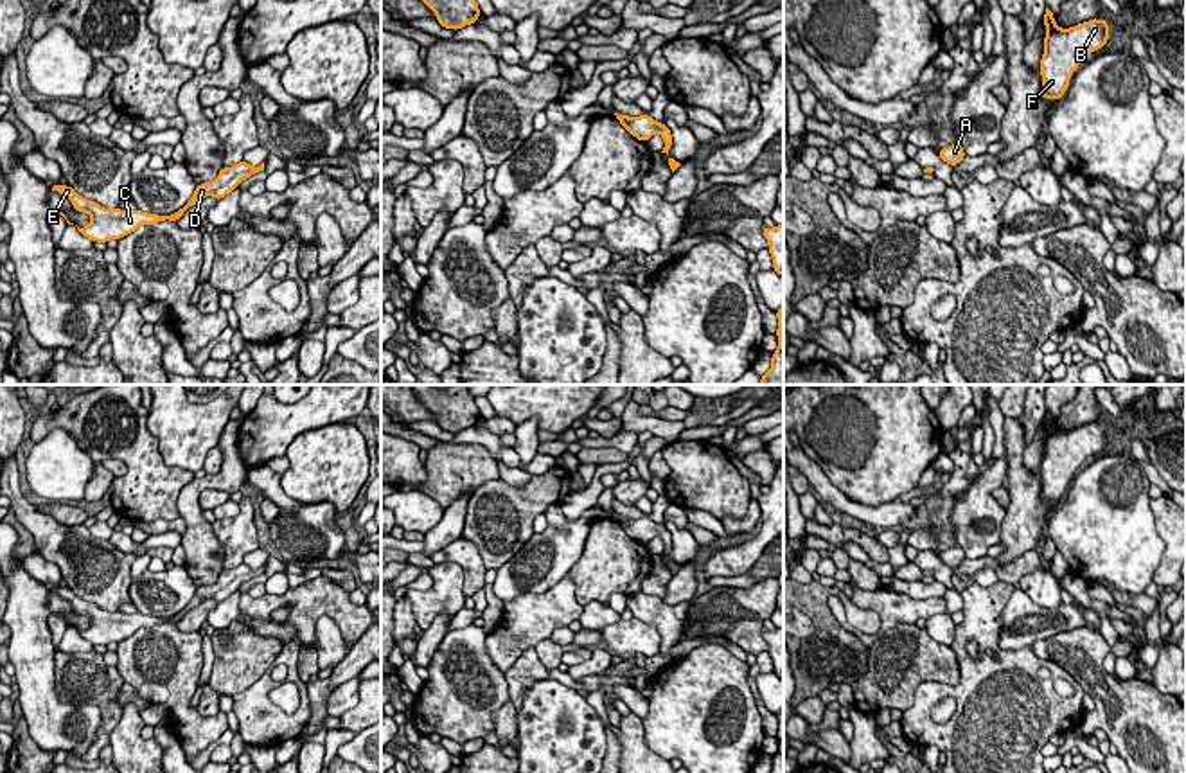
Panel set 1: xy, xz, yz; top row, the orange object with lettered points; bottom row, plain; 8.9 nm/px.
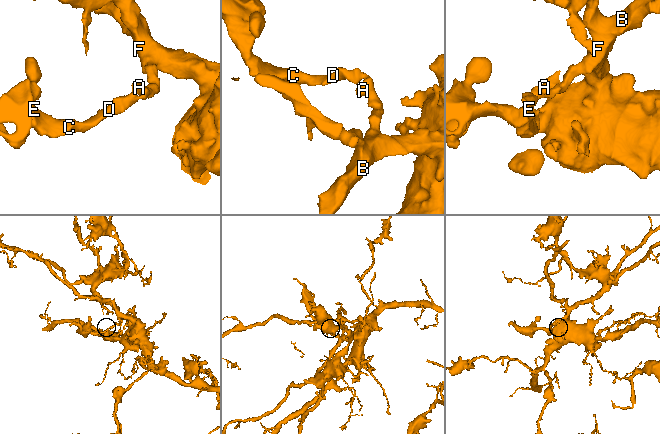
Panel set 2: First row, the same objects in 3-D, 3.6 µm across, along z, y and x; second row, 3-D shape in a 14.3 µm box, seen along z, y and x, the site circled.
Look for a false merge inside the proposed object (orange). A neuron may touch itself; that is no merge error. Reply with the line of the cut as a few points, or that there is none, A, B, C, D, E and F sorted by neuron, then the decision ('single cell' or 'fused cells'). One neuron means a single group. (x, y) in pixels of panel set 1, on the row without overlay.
no cut | A B C D E F | single cell

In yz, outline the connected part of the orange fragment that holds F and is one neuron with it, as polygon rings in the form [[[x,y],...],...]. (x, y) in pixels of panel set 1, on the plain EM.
[[[1053,413],[1044,415],[1046,440],[1040,462],[1044,502],[1062,502],[1078,467],[1109,444],[1107,422],[1093,421],[1069,431],[1055,426]]]

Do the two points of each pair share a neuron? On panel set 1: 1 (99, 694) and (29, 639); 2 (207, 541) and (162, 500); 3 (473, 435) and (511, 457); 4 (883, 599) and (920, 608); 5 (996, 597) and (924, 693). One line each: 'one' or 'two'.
1: two
2: two
3: one
4: one
5: one

